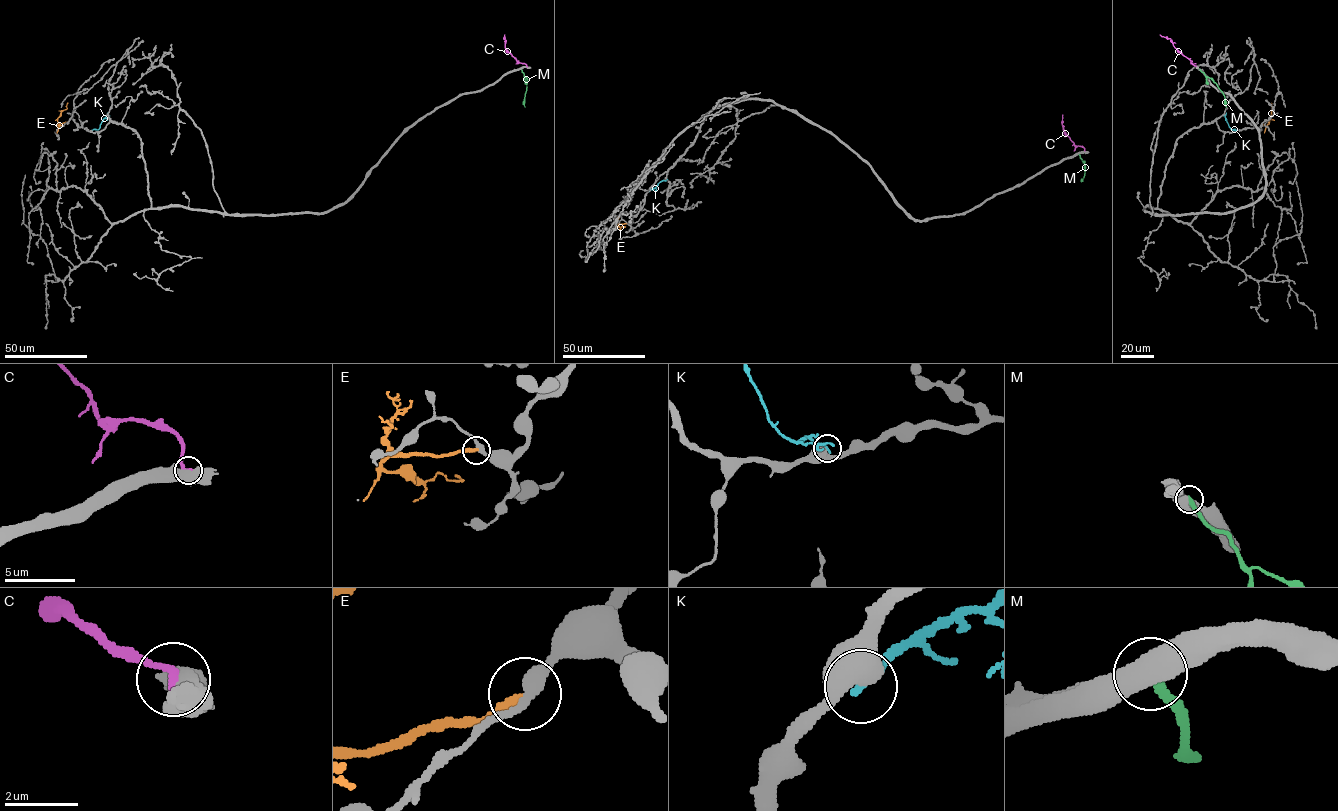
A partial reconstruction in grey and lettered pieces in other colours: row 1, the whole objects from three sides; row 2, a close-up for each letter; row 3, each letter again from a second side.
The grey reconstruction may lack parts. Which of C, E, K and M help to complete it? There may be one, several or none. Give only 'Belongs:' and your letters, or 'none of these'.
Belongs: none of these

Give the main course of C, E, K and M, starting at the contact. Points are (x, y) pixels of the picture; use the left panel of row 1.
C: (527, 66), (519, 63), (505, 48), (504, 34)
E: (68, 121), (59, 123), (57, 120), (68, 103)
K: (91, 130), (98, 129), (102, 120), (109, 116)
M: (520, 68), (526, 78), (525, 107)

